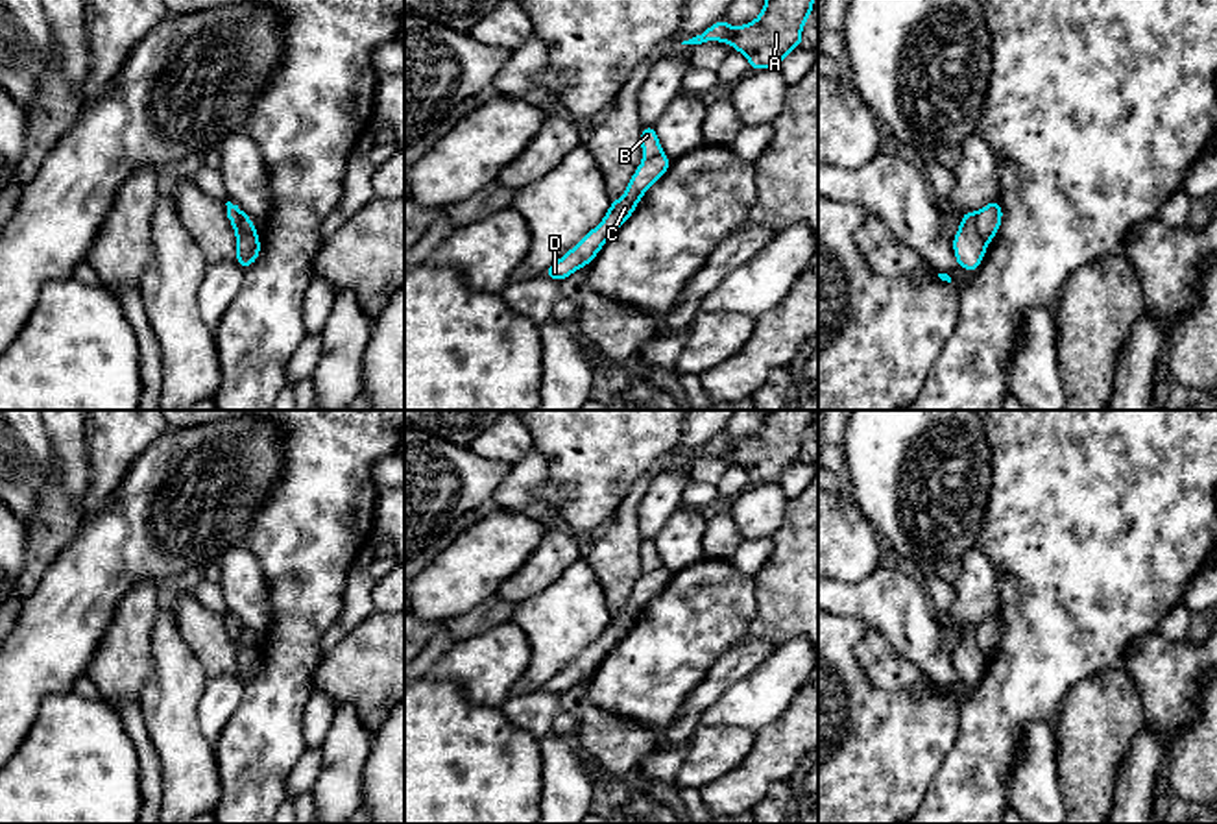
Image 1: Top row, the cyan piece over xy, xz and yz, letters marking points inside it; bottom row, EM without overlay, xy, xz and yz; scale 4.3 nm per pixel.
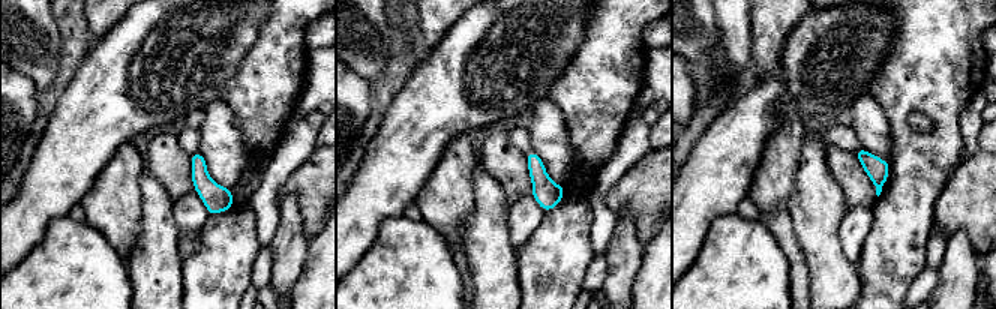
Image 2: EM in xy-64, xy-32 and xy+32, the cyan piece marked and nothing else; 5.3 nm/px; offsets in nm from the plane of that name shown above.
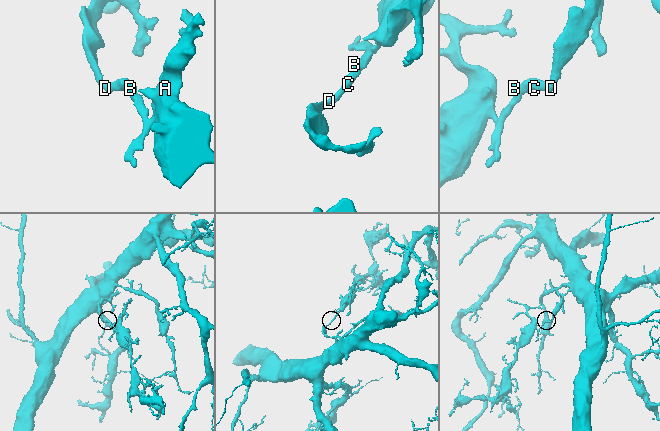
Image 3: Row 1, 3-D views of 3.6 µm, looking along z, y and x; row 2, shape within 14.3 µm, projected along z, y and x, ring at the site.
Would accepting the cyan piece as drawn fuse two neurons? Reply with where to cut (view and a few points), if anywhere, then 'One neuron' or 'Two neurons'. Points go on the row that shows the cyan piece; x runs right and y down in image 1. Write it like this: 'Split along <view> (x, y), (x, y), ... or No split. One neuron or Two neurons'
Split along yz (977, 213), (977, 233), (987, 244). Two neurons

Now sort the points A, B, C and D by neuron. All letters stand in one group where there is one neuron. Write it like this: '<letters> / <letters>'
A B / C D

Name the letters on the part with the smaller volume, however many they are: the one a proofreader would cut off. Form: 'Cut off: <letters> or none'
Cut off: A, B

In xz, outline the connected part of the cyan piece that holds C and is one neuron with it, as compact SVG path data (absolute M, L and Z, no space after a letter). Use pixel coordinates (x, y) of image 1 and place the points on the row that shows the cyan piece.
M665 153L643 159L632 176L626 192L619 200L609 203L609 209L604 214L602 222L587 235L584 235L580 242L563 257L552 262L543 272L543 275L548 279L565 281L582 266L589 266L602 246L617 233L621 225L630 220L645 192L663 177L670 164L672 161Z

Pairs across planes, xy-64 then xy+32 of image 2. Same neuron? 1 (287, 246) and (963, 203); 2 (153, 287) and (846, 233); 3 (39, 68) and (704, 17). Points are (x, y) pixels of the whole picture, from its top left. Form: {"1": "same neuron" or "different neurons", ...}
{"1": "different neurons", "2": "different neurons", "3": "same neuron"}

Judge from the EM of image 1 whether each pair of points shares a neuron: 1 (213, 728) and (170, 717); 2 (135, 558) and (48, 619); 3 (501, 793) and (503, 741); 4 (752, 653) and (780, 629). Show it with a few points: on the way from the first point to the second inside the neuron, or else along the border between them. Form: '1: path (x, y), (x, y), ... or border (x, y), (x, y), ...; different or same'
1: border (205, 682), (198, 708), (198, 725), (213, 745); different
2: path (113, 558), (71, 599); same
3: path (501, 780), (501, 754); same
4: border (741, 642), (767, 640), (774, 647); different

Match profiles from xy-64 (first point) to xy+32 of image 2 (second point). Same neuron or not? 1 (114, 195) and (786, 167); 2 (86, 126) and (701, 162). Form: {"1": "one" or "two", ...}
{"1": "one", "2": "one"}

